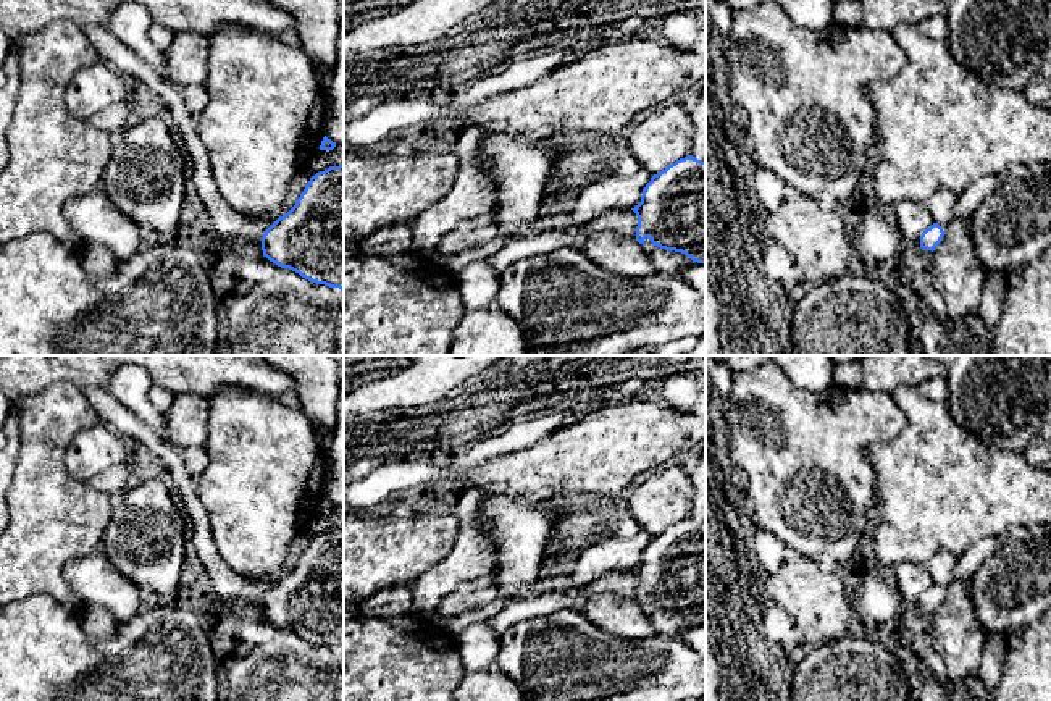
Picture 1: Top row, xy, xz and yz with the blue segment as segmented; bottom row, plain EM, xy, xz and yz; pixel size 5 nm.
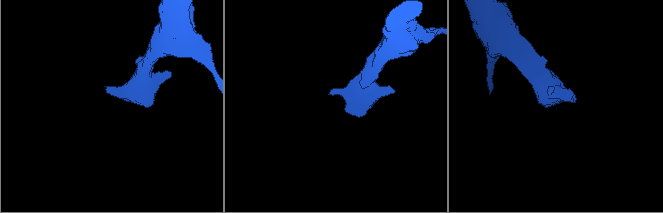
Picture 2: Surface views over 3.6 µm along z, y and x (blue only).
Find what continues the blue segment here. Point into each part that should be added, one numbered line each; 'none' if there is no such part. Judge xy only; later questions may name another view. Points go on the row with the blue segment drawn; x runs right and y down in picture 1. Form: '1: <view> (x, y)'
none

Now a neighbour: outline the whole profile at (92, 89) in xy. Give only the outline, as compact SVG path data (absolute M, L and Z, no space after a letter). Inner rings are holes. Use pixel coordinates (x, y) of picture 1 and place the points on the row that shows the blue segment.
M95 63L73 76L65 102L73 116L87 121L95 113L123 102L126 97L128 87L123 74L105 63Z

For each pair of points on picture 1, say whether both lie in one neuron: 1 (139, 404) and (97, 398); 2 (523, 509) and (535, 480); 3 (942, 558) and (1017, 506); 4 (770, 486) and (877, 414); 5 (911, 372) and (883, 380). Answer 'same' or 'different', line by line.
1: different
2: different
3: different
4: same
5: same

